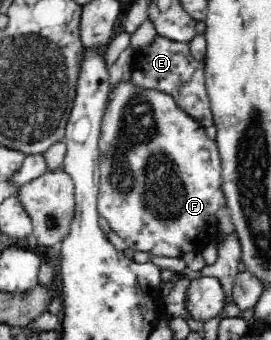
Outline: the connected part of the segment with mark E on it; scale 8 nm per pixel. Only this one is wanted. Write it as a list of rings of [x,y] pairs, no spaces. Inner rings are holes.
[[[156,33],[149,45],[141,47],[134,67],[135,74],[131,79],[135,84],[139,84],[149,91],[163,92],[168,96],[173,96],[180,109],[197,121],[202,129],[214,125],[210,99],[206,92],[205,62],[196,60],[191,55],[189,44],[178,43]]]

